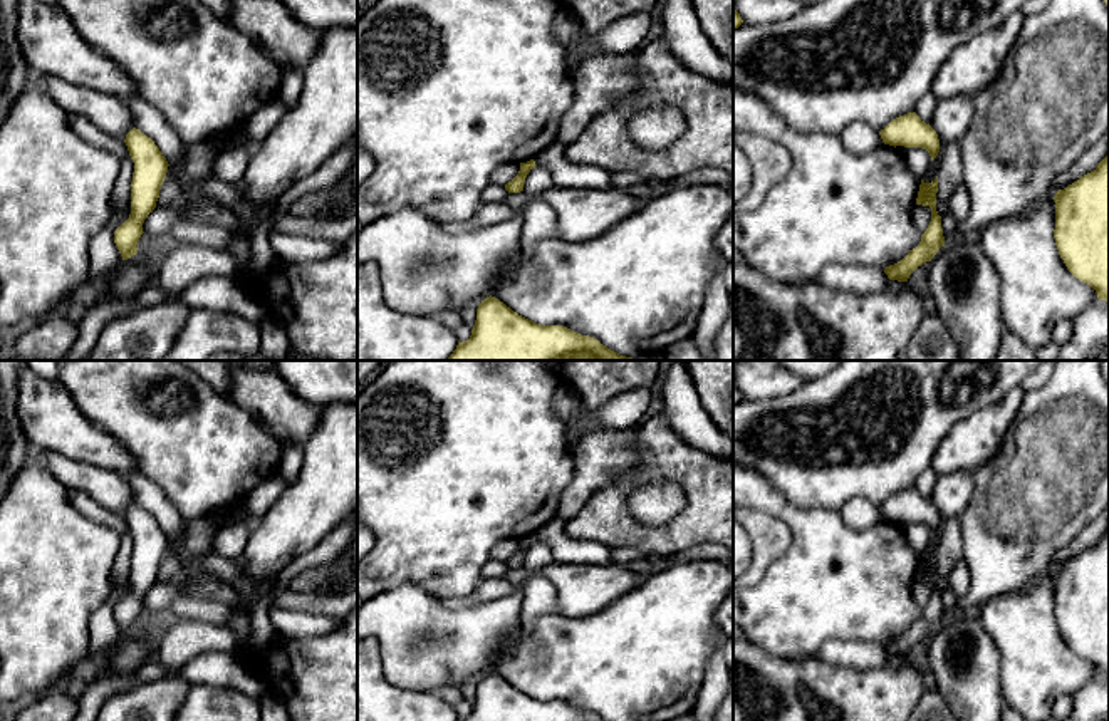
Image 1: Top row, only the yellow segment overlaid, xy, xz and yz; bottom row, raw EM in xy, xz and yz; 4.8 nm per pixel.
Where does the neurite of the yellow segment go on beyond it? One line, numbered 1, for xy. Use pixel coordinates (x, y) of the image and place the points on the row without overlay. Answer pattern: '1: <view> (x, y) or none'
1: none

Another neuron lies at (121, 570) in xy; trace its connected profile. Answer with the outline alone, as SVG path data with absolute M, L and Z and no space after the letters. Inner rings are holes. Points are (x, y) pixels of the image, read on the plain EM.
M128 530L121 537L121 548L116 555L116 562L111 572L111 584L119 585L124 590L124 595L131 590L131 557L134 548L134 538Z

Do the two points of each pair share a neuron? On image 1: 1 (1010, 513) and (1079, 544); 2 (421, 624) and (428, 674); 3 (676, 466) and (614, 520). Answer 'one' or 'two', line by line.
1: two
2: one
3: one

